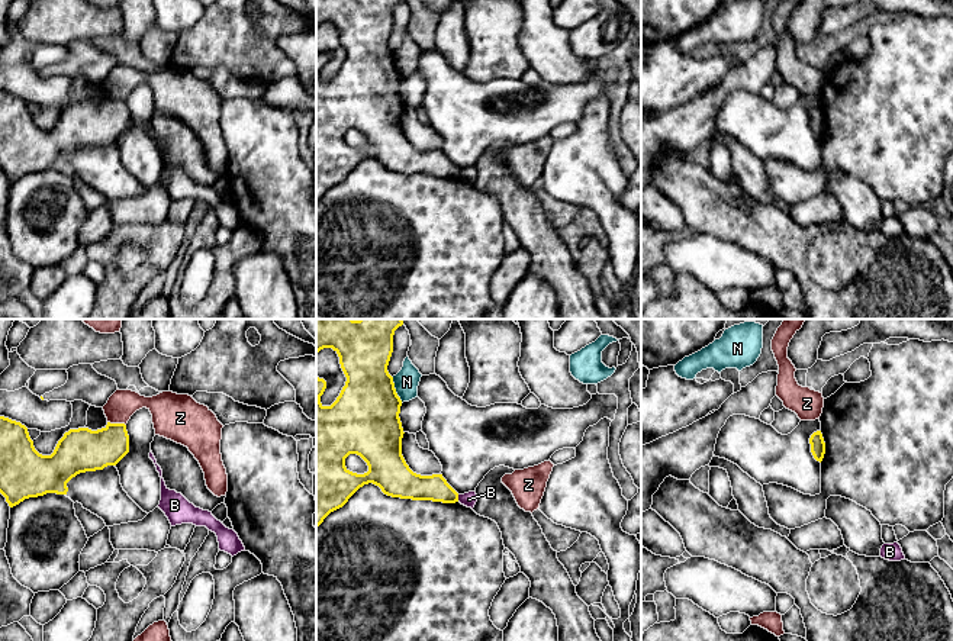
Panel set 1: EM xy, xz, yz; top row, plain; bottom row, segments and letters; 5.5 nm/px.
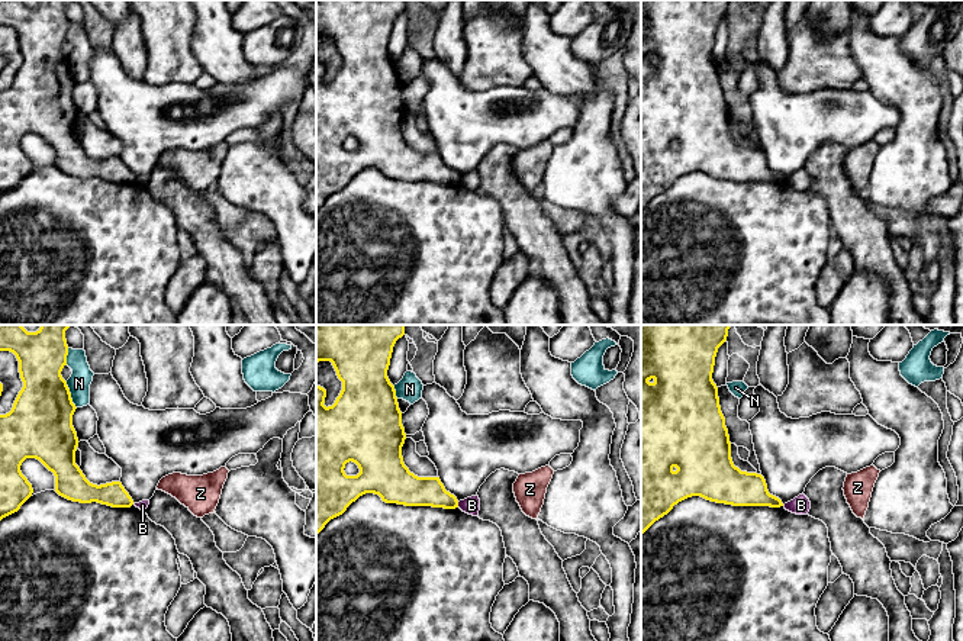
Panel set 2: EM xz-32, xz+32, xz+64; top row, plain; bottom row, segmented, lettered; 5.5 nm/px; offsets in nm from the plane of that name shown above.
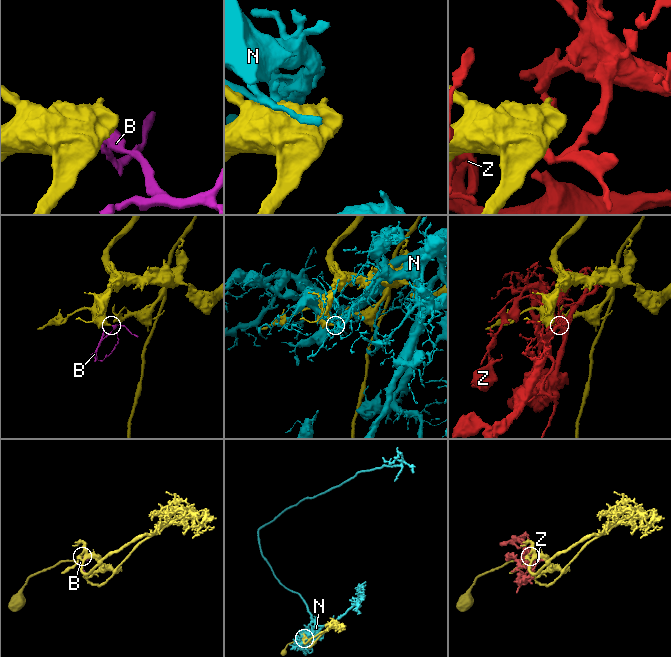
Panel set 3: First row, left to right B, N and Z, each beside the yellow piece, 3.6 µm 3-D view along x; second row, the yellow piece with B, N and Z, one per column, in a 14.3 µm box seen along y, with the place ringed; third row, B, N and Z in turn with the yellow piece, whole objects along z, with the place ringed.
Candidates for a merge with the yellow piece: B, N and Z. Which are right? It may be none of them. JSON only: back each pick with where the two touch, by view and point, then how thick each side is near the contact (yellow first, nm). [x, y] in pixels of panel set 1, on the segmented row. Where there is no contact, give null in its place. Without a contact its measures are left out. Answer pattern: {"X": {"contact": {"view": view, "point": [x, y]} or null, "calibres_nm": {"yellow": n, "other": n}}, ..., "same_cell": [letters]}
{"same_cell": []}

